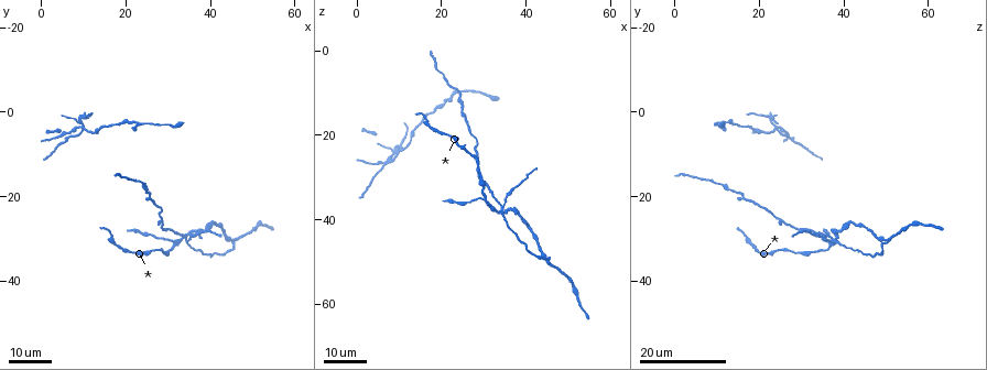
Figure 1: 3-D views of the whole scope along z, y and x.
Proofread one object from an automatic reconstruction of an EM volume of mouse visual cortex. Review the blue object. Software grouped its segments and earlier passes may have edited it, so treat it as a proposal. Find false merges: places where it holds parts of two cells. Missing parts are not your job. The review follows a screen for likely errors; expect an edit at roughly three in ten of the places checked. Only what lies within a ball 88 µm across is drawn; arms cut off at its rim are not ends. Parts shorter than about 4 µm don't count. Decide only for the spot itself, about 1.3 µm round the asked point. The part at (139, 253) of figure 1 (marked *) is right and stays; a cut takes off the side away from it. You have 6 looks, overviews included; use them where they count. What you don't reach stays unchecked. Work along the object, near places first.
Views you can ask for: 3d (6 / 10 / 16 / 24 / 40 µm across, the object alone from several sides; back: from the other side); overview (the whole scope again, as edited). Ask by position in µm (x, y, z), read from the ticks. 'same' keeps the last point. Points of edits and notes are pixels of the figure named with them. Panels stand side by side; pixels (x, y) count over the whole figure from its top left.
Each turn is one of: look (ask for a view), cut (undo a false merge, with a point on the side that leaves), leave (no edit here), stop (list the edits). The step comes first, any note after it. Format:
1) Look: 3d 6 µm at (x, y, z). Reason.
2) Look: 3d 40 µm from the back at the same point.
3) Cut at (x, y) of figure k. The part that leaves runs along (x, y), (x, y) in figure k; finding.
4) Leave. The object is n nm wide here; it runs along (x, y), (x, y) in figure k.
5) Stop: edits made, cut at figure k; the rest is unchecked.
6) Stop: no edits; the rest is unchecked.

Look: 3d 24 µm at (45.5, 30.5, 51.0). Arms part here.

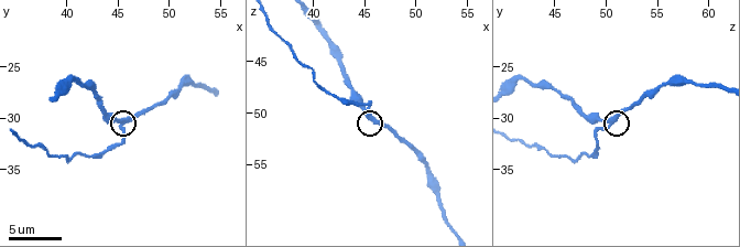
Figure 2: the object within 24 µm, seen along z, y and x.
Look: 3d 6 µm at (45.4, 30.2, 50.4). Closer look.

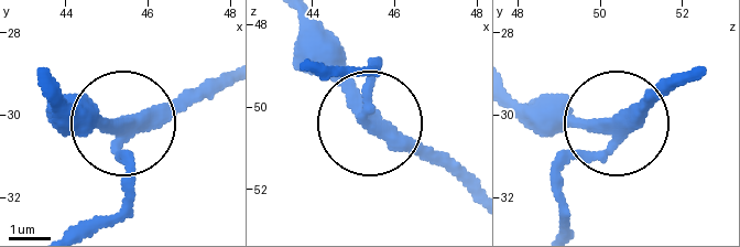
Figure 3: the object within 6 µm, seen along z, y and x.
Cut at (127, 158) of figure 3. The side arm is 19 µm long; the part that leaves runs along (127, 142), (127, 192), (77, 227) in figure 3; two cells meet here.

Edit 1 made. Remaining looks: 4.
Look: overview.

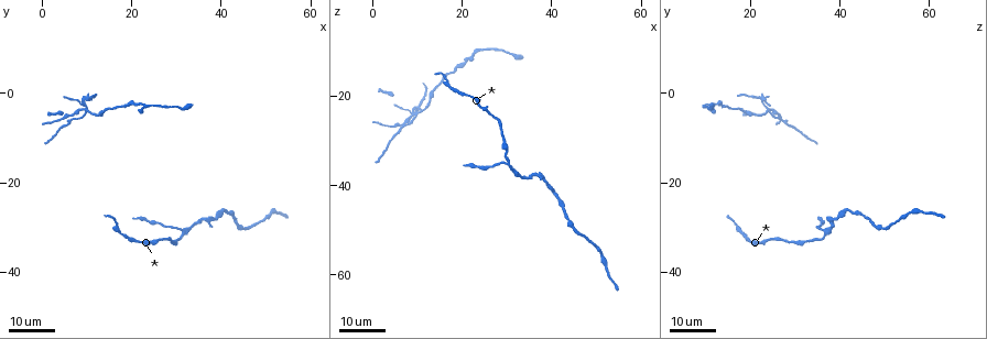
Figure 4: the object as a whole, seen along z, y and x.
Look: 3d 16 µm at (9.5, 4.0, 24.5). Looks like a crossing.

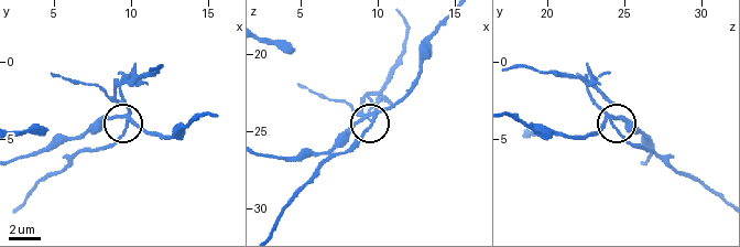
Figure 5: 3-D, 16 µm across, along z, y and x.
Look: 3d 6 µm at (9.6, 4.0, 24.2).

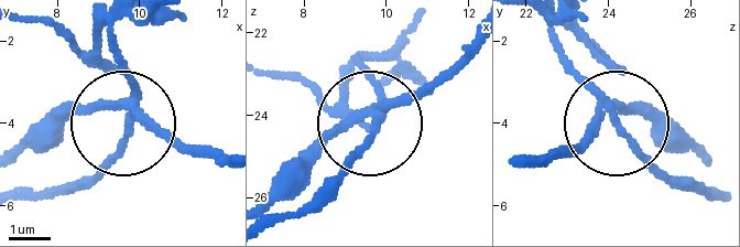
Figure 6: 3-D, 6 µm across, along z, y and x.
Look: 3d 6 µm from the back at (9.75, 3.95, 24.20). From behind.

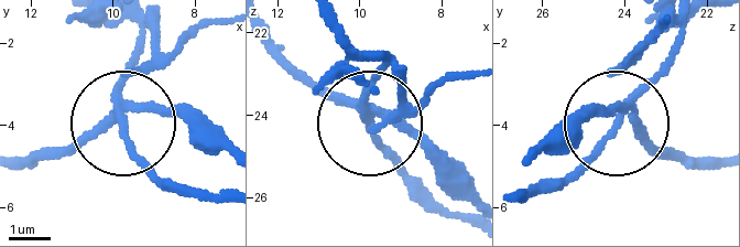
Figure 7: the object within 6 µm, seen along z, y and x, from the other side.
Cut at (158, 57) of figure 7. The side arm is 12 µm long; the part that leaves runs along (123, 106), (128, 145), (155, 176), (218, 186) in figure 7; a second cell is stuck on.

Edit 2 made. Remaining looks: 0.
Stop: edits made, cut at figure 3, cut at figure 7; the rest is unchecked.

